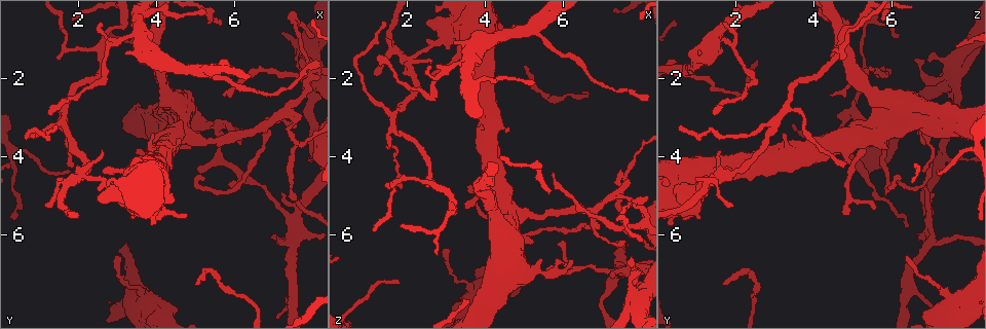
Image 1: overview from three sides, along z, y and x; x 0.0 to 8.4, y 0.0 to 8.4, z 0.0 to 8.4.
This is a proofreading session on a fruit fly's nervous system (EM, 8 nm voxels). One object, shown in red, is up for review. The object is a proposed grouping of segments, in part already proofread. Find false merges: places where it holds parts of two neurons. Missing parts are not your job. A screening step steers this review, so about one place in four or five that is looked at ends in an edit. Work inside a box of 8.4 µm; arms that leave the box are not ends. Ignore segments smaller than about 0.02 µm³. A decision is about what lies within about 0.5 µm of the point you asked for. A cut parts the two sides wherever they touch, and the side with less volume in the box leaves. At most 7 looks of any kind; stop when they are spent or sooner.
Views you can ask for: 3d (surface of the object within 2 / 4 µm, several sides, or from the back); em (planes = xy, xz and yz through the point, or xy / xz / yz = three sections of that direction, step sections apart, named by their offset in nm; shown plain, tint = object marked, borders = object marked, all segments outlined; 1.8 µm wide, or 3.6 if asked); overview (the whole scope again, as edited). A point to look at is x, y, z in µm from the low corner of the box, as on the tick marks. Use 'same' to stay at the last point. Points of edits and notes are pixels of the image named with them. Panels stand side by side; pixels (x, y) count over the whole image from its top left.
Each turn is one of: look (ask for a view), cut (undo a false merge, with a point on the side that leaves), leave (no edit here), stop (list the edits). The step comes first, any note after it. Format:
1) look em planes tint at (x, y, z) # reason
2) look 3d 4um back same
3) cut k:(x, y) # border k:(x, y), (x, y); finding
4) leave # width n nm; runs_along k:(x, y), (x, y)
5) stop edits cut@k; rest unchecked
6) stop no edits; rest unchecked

look em 3.6um xz step 16 tint at (4.65, 2.90, 6.05) # sharp bend

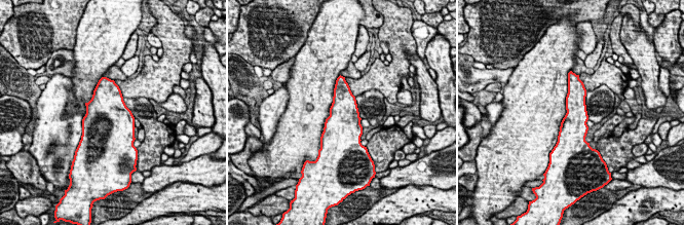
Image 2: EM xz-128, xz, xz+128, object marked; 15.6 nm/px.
look em 3.6um planes borders same # another direction

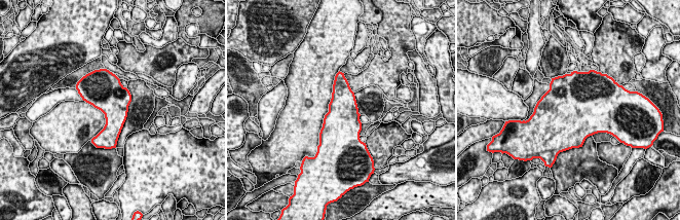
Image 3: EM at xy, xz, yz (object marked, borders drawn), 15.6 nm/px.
leave # one neuron here

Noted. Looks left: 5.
look em planes tint at (7.40, 5.50, 6.90) # arms part here

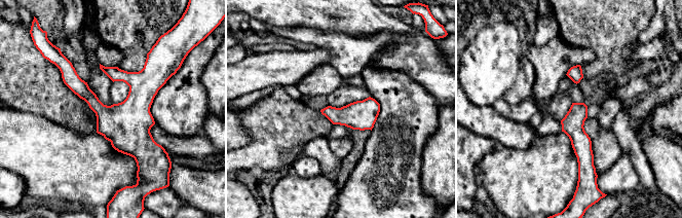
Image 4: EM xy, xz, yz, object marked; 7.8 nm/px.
leave # all the same neuron

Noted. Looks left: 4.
look em xz step 16 tint at (2.15, 4.45, 1.55) # abrupt turn

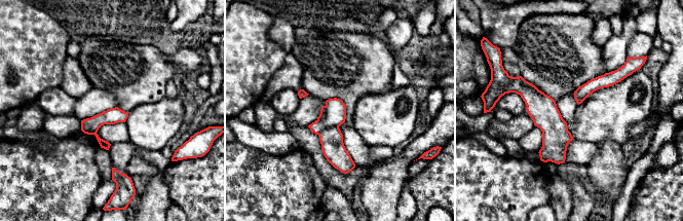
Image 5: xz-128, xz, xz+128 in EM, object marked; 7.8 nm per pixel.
cut 5:(331, 138) # part_leaving 5:(520, 82), (552, 123), (561, 160); two neurons meet here

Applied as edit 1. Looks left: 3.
stop edits cut@5; rest unchecked

